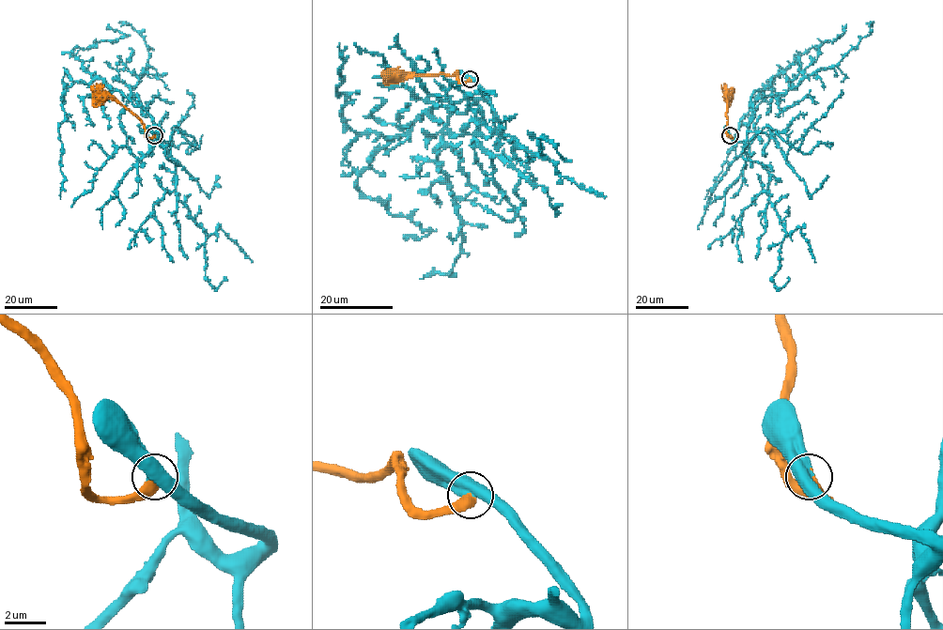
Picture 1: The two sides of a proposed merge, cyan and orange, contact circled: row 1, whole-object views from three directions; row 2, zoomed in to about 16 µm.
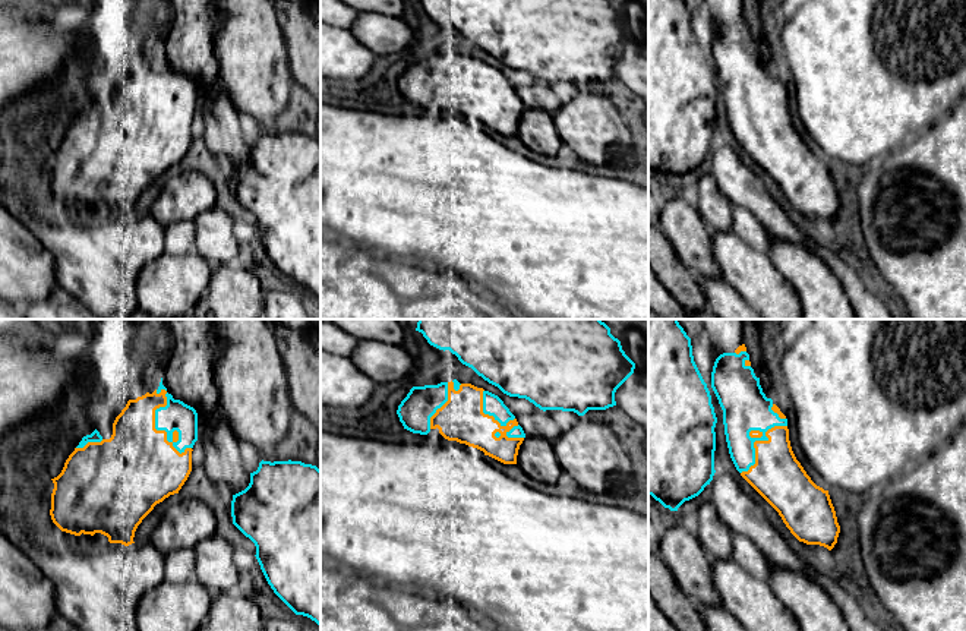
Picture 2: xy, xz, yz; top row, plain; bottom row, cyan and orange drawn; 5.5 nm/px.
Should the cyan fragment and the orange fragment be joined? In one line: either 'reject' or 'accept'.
accept

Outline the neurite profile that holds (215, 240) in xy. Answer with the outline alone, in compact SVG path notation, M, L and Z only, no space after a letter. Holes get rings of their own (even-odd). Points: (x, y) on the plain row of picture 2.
M214 205L193 220L196 230L196 252L214 269L234 264L239 255L239 243L233 218Z

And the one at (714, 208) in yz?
M704 174L698 180L698 208L705 225L711 231L732 231L733 205L722 193L711 174Z

